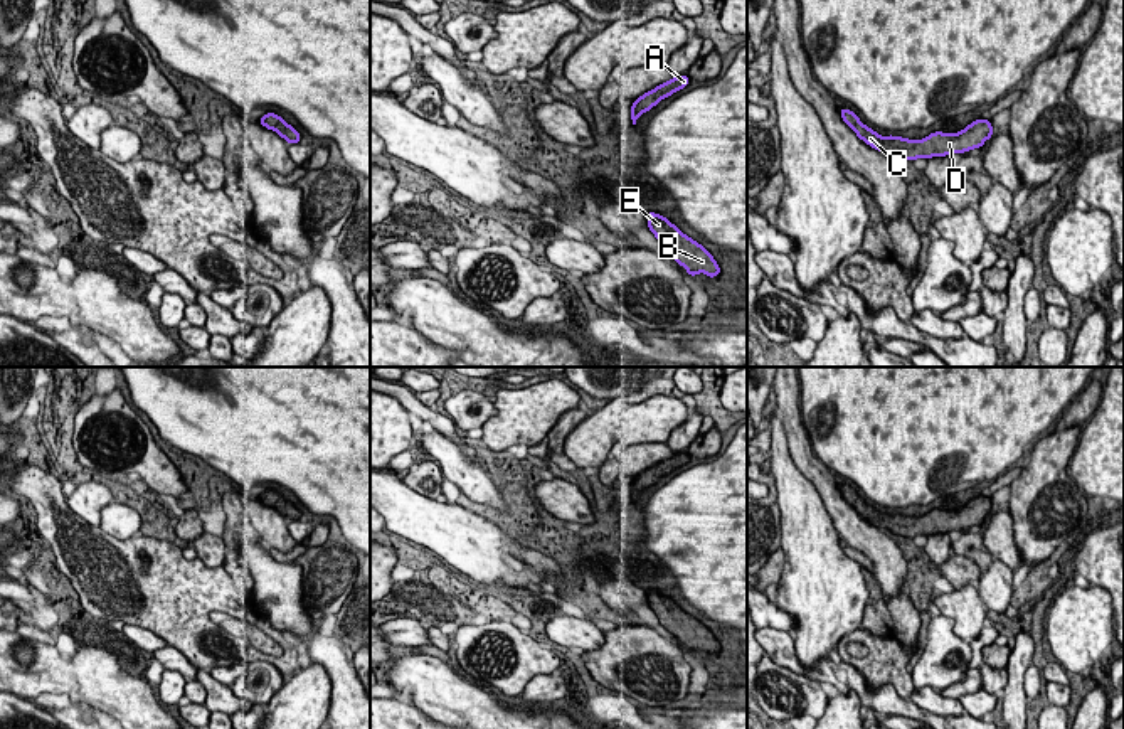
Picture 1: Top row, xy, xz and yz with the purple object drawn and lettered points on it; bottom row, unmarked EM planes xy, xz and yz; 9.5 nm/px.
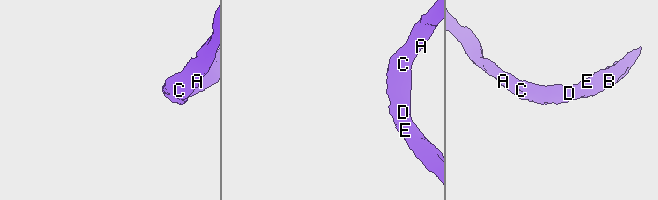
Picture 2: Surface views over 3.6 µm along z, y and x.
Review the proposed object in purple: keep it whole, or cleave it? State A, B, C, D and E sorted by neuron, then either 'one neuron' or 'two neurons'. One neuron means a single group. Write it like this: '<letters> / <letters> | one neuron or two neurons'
A B C D E | one neuron

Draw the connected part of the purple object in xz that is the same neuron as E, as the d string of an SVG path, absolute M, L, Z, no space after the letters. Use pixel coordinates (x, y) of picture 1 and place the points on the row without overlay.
M646 589L648 606L658 616L661 626L670 631L690 653L705 650L710 655L720 652L720 643L713 633L697 618L683 611L666 594Z

